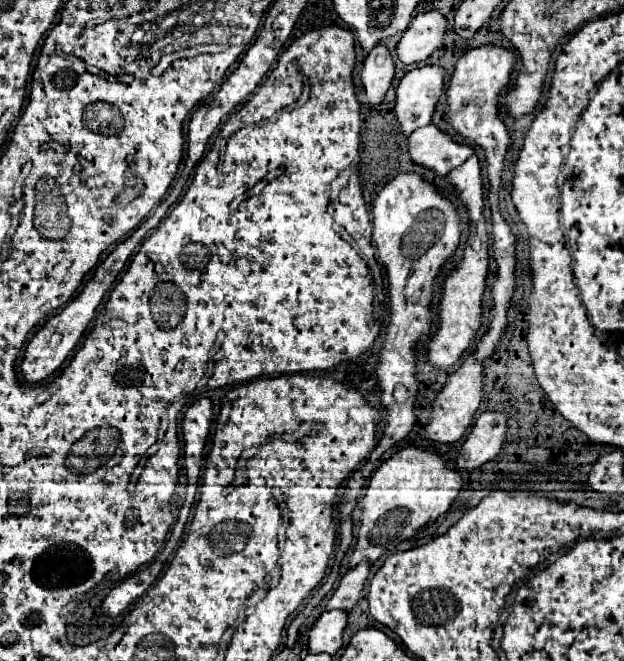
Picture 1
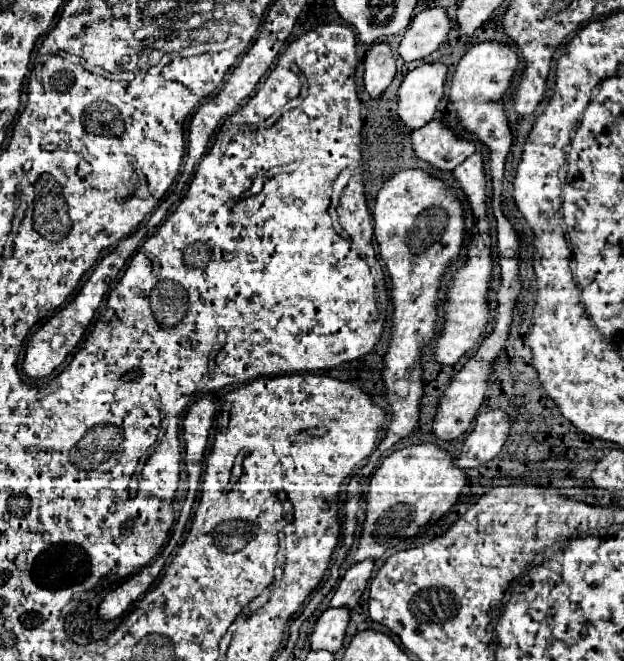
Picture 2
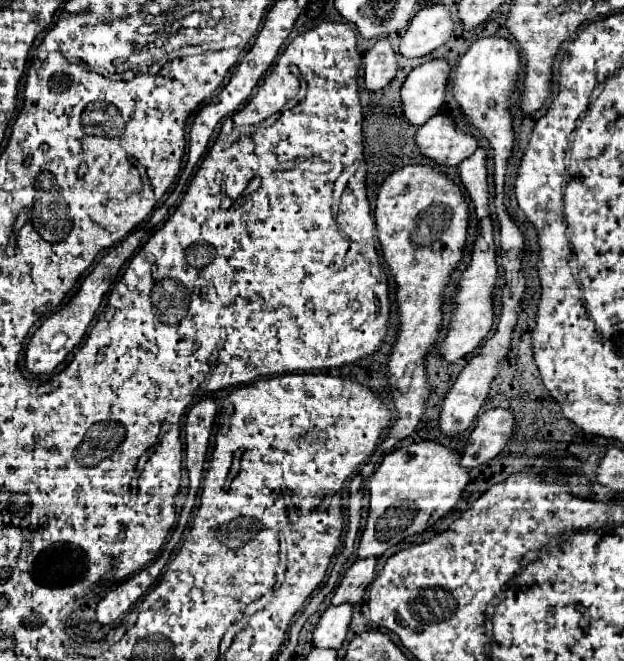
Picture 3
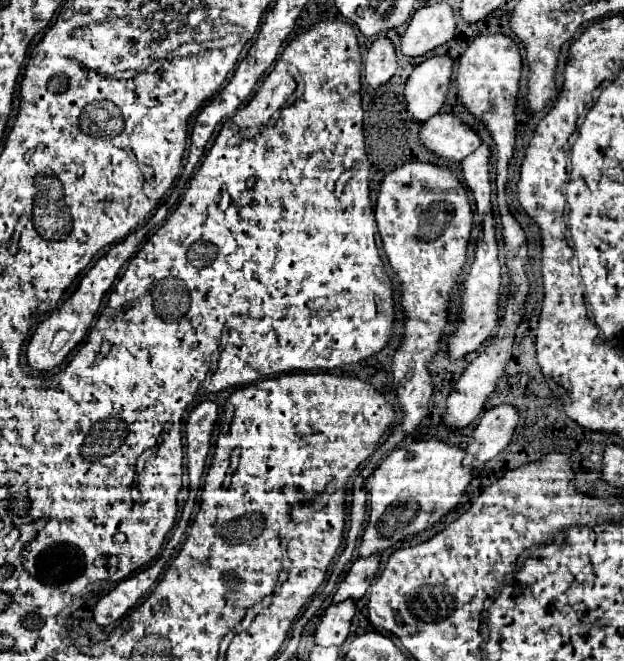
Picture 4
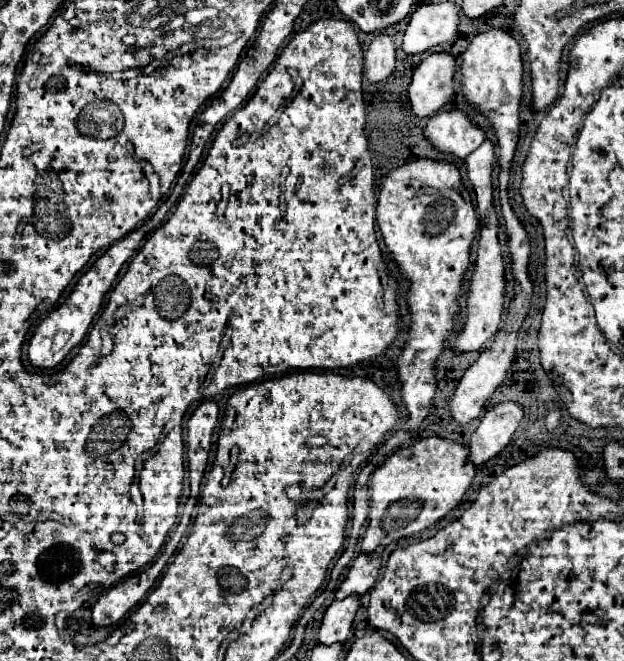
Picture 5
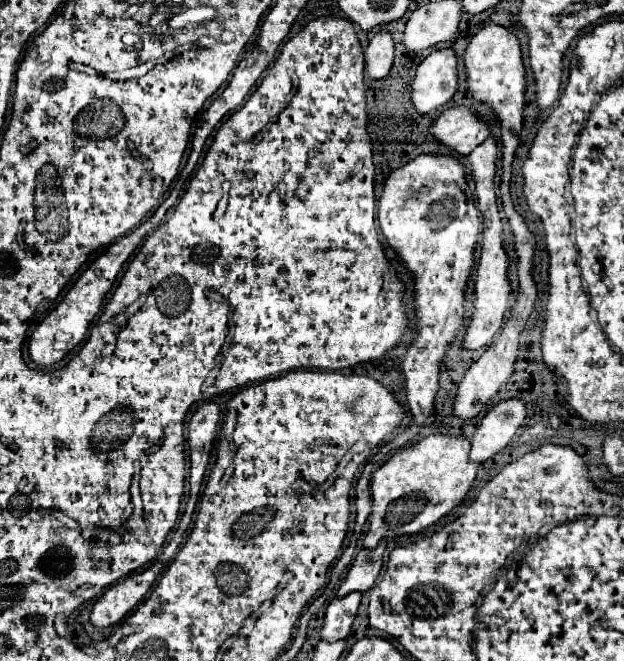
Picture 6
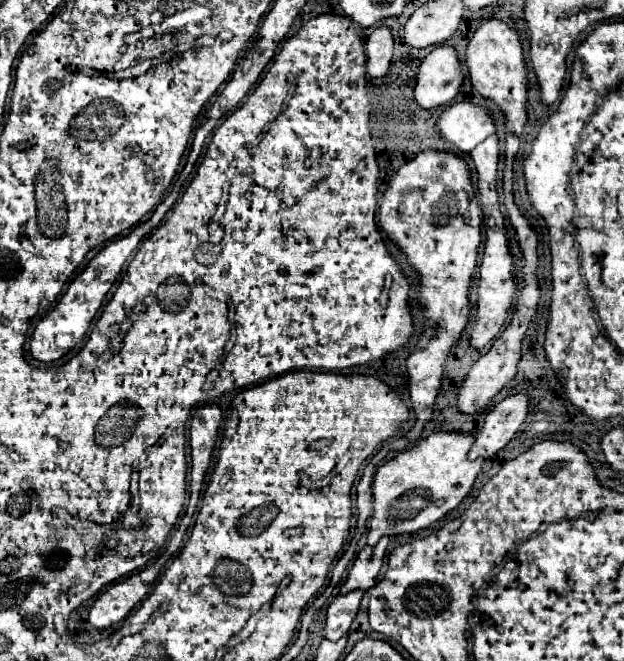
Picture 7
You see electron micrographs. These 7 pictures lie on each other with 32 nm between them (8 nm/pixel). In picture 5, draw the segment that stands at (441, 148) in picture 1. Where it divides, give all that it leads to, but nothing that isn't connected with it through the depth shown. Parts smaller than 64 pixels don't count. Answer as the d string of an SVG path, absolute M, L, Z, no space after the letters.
M460 108L444 110L432 116L428 120L424 136L438 150L456 158L466 158L486 140L486 132L474 124L470 116Z

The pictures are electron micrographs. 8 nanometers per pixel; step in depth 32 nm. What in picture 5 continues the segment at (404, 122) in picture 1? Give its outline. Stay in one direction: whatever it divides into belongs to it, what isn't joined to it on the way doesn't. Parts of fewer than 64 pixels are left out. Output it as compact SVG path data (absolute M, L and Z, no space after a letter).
M434 52L426 60L420 62L408 86L408 98L416 116L420 118L432 116L440 106L450 102L454 94L454 74L456 74L456 58L450 52Z

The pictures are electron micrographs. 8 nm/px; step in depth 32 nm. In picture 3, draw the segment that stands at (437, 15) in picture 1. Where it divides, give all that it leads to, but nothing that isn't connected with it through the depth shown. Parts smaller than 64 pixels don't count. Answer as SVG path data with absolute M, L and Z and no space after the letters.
M434 4L418 10L410 20L400 42L404 58L420 58L446 44L454 32L454 16L446 4Z

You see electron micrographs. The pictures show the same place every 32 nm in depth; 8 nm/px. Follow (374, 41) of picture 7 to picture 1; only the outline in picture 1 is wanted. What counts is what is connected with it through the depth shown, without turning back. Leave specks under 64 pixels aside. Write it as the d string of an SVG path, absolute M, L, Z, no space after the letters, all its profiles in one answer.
M376 44L376 48L372 48L364 58L362 68L362 84L368 96L368 104L380 104L384 100L384 94L394 80L394 72L396 66L388 46Z

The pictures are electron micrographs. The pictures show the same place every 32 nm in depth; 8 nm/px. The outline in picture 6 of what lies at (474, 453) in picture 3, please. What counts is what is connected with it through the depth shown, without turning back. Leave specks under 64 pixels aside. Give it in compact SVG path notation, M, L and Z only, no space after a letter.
M508 398L496 404L484 418L476 434L472 436L470 460L484 462L500 452L516 434L526 418L526 402L522 398Z

